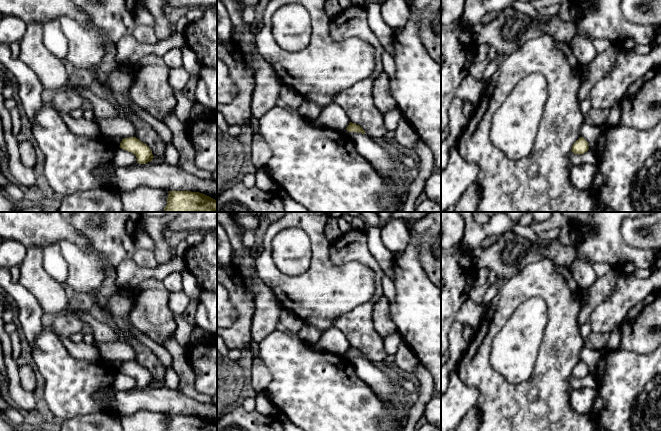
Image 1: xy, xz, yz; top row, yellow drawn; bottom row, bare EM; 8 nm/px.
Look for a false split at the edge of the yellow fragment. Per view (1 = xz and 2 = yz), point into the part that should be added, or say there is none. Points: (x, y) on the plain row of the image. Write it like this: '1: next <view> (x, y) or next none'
1: next none
2: next none

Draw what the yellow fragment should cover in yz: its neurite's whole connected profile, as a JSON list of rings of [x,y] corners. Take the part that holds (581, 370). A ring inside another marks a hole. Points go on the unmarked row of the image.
[[[580,361],[572,370],[571,375],[574,378],[584,378],[585,376],[587,376],[589,374],[589,369],[588,366],[583,362]]]

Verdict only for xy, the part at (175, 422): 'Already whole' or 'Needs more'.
Already whole

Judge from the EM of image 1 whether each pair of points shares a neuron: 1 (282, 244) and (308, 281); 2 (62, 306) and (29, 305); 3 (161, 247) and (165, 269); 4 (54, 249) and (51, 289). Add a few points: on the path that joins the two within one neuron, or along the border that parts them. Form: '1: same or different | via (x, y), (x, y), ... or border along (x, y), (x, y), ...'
1: different | border along (311, 250), (301, 273), (279, 270)
2: different | border along (25, 287), (36, 299), (44, 313)
3: different | border along (171, 258), (159, 265)
4: different | border along (43, 255), (43, 268), (58, 282), (64, 284)

